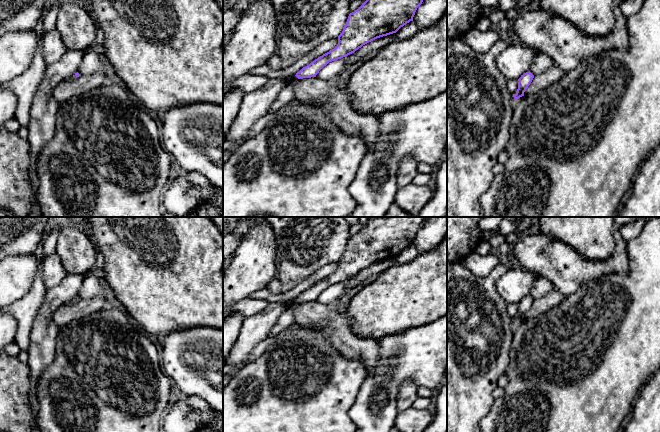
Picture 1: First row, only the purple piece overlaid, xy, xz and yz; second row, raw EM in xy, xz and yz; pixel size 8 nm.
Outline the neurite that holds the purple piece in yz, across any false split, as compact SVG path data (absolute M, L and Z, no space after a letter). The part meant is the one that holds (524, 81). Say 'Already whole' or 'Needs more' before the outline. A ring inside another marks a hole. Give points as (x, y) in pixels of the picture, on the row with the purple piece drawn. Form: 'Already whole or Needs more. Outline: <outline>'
Already whole. Outline: M529 71L521 75L521 77L518 79L518 89L515 94L513 94L514 100L516 101L520 97L524 96L524 92L530 85L534 78L534 75Z

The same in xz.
Already whole. Outline: M366 0L357 10L349 14L346 25L338 36L337 46L303 67L295 76L298 79L316 77L329 62L348 56L377 38L396 33L401 27L413 21L415 12L422 2L423 0Z

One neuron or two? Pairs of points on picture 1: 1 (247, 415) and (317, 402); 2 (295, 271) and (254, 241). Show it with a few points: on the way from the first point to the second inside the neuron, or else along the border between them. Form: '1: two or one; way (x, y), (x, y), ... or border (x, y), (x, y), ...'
1: one; way (264, 415), (284, 415), (293, 406), (300, 405)
2: two; border (273, 233), (275, 262), (277, 266)

